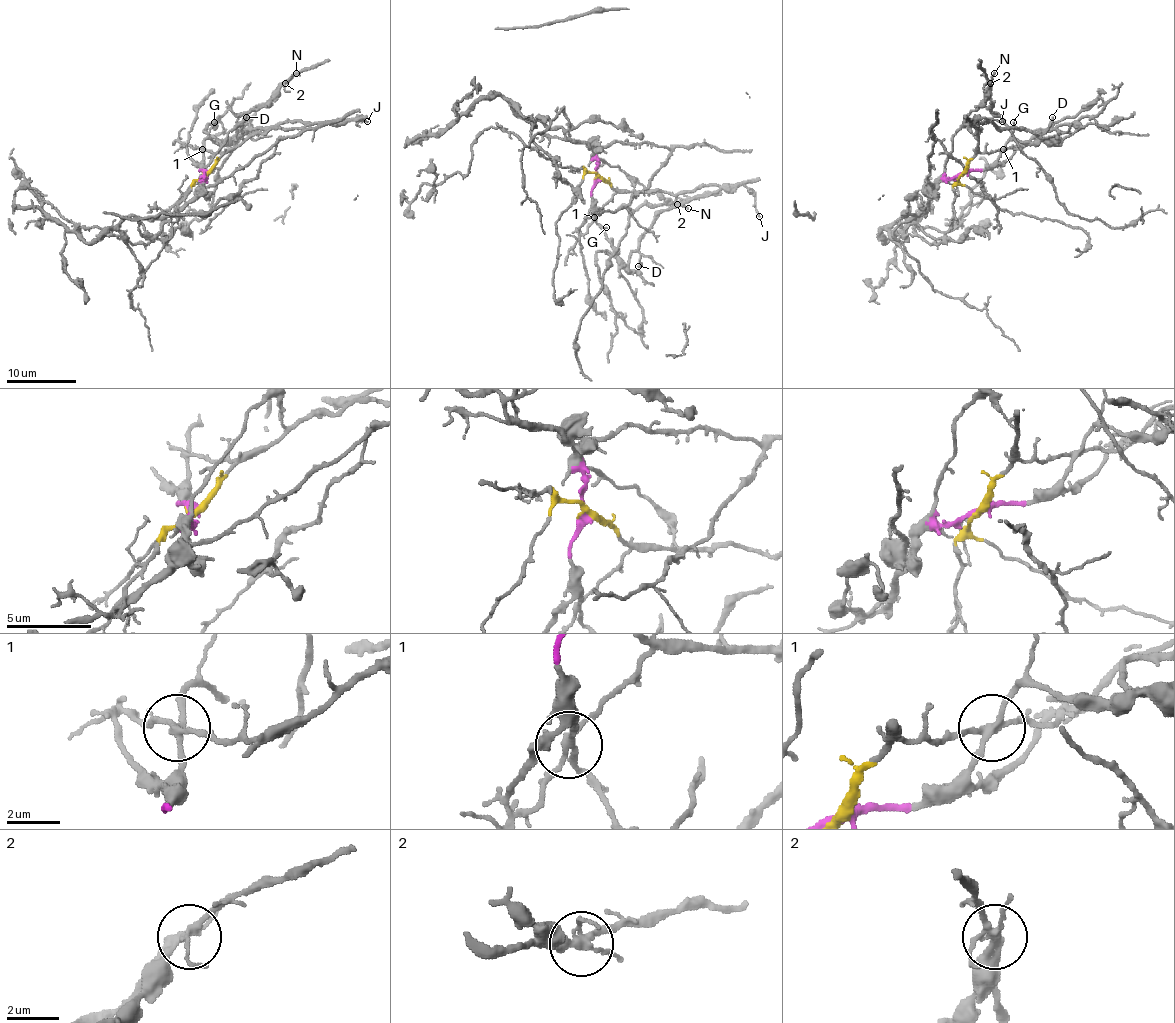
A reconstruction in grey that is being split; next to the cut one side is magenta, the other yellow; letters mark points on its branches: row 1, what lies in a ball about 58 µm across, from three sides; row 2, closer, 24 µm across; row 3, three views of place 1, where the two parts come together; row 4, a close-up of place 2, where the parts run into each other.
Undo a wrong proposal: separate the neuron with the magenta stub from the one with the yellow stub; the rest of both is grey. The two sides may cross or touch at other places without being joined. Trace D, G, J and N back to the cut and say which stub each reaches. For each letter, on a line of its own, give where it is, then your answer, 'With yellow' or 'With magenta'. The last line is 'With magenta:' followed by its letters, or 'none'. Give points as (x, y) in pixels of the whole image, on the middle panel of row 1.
D: Place: (638, 266). With yellow
G: Place: (606, 227). With magenta
J: Place: (759, 216). With yellow
N: Place: (688, 208). With magenta
With magenta: G, N

